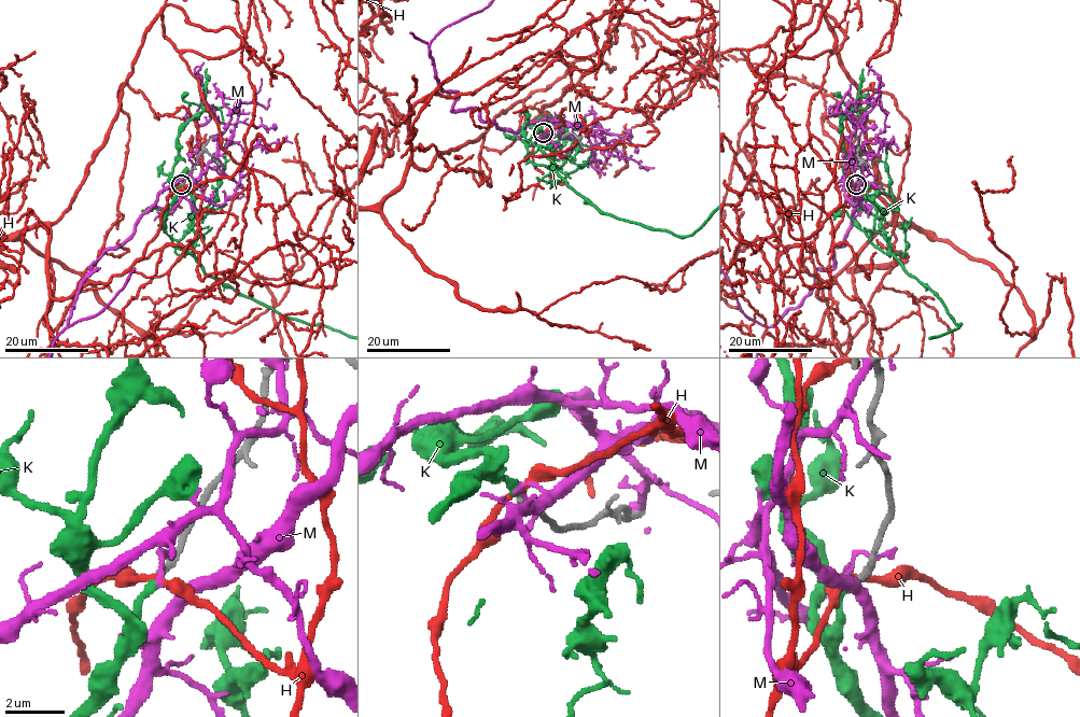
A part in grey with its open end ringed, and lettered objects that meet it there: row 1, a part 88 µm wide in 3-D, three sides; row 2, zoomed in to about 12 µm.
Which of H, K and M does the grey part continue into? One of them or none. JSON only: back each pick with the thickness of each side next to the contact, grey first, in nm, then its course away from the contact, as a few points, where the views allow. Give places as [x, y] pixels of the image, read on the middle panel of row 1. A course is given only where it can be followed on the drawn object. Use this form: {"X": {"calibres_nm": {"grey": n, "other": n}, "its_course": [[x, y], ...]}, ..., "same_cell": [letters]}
{"K": {"calibres_nm": {"grey": 220, "other": 240}}, "same_cell": ["K"]}

